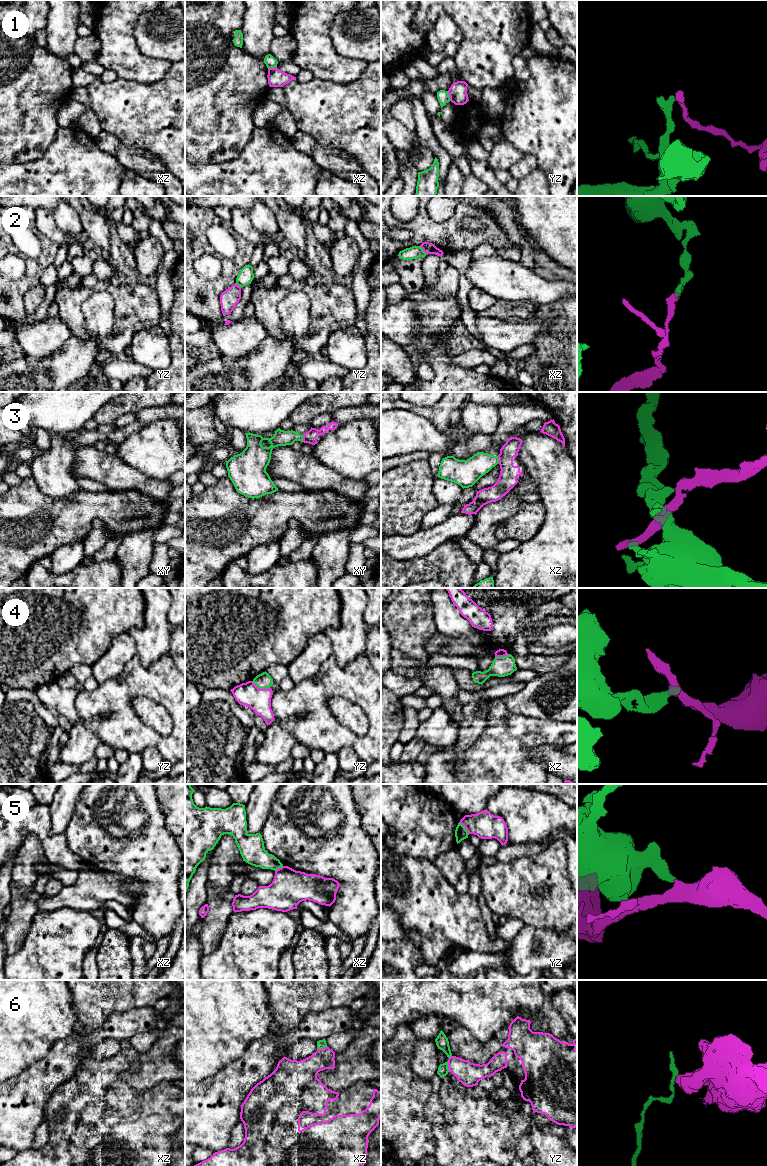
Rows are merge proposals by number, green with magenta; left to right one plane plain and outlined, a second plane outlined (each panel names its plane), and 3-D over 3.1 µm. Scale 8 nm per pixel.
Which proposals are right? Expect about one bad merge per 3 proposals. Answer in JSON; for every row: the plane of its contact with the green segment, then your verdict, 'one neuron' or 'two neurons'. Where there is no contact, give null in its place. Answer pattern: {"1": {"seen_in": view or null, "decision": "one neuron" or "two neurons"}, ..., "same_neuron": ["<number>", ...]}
{"1": {"seen_in": "yz", "decision": "two neurons"}, "2": {"seen_in": "xz", "decision": "two neurons"}, "3": {"seen_in": "xz", "decision": "two neurons"}, "4": {"seen_in": "yz", "decision": "two neurons"}, "5": {"seen_in": "yz", "decision": "two neurons"}, "6": {"seen_in": "xz", "decision": "two neurons"}, "same_neuron": []}

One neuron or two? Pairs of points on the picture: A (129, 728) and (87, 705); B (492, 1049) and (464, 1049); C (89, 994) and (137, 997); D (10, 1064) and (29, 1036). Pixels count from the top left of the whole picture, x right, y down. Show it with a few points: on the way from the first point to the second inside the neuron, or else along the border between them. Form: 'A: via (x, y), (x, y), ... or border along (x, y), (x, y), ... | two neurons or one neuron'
A: via (118, 717), (117, 712), (113, 709), (98, 709) | one neuron
B: via (485, 1049), (471, 1049) | one neuron
C: via (101, 993), (125, 993) | one neuron
D: via (10, 1056), (10, 1051), (21, 1040) | one neuron

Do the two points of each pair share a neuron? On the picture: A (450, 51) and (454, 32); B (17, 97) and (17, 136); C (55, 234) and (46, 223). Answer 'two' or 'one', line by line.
A: two
B: one
C: one

